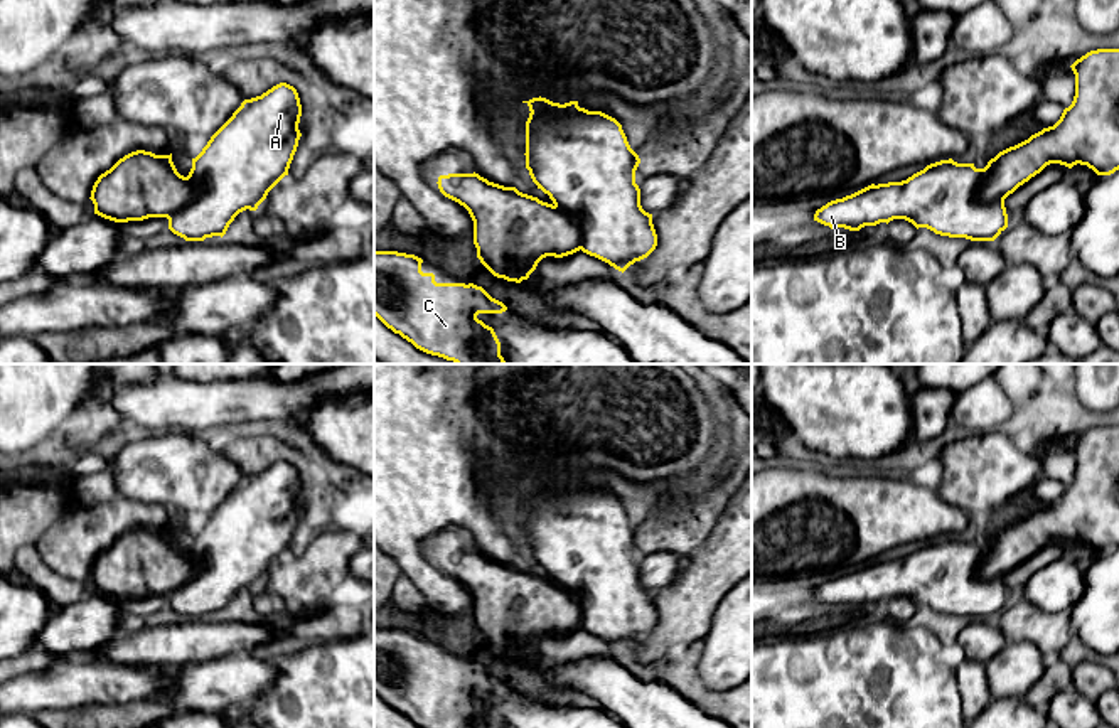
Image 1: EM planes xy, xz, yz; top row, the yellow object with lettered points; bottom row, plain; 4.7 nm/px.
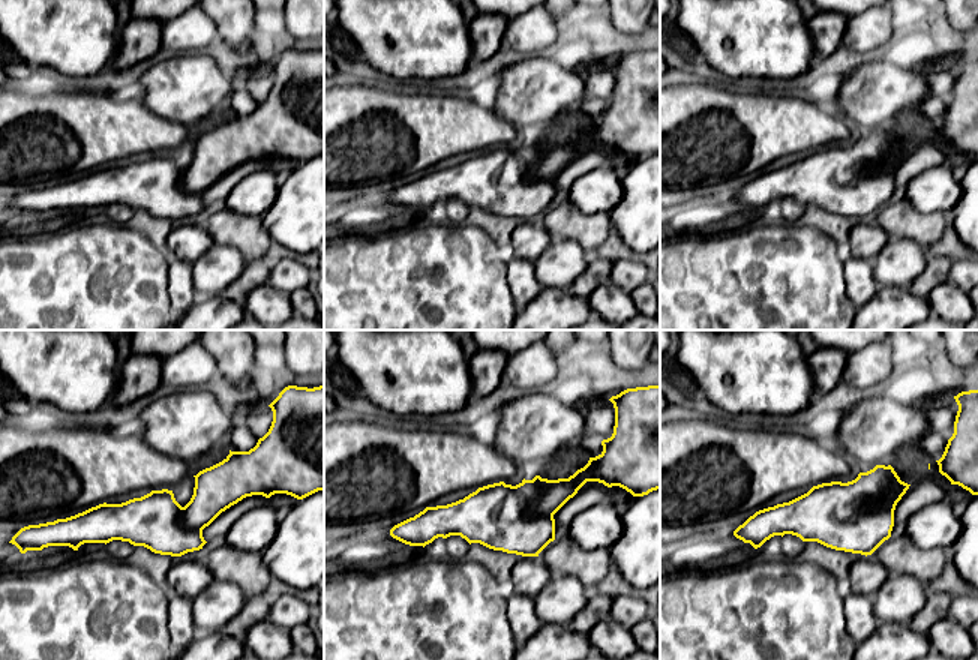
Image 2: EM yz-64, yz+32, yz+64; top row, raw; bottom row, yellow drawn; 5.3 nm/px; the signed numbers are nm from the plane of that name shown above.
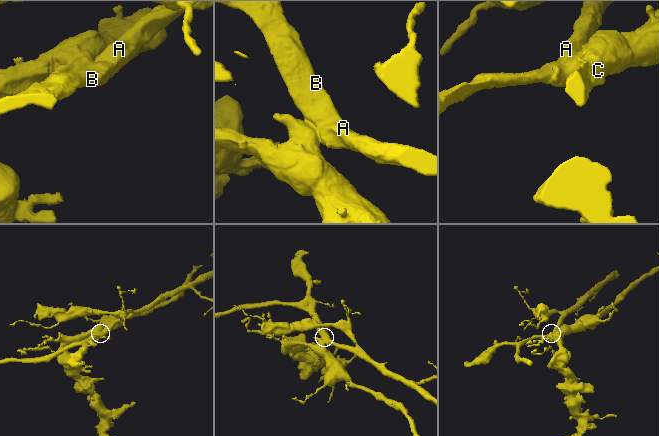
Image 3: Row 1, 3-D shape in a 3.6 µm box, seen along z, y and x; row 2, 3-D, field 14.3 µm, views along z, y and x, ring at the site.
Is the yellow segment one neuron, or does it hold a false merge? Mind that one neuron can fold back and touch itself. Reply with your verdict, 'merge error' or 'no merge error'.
merge error

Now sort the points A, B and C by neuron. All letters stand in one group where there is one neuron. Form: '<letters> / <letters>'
A B / C

